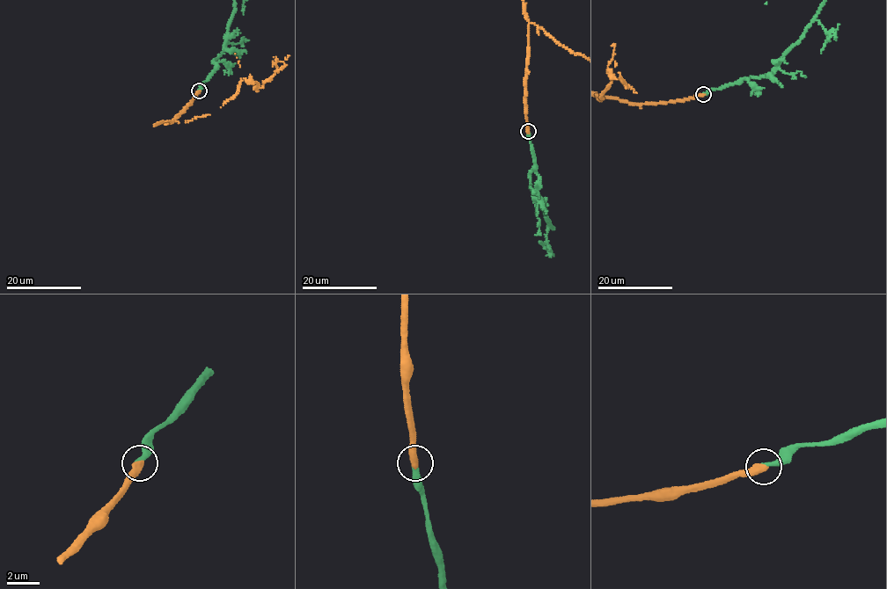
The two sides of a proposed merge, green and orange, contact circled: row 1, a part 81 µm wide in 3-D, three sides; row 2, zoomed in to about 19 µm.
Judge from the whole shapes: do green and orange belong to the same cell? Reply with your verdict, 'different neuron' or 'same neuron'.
same neuron

